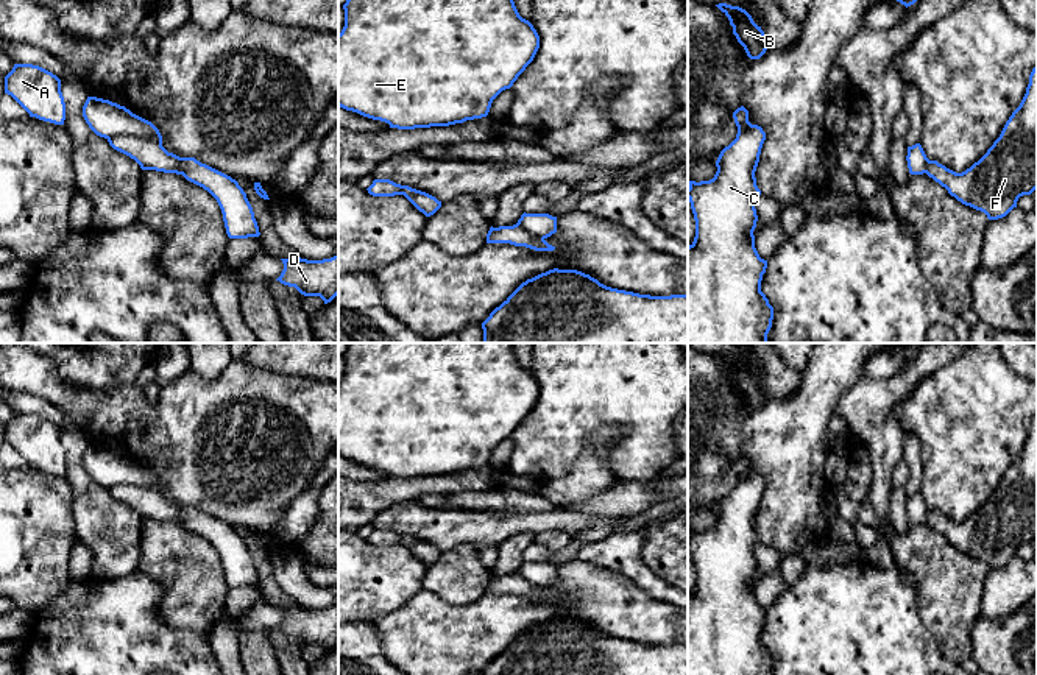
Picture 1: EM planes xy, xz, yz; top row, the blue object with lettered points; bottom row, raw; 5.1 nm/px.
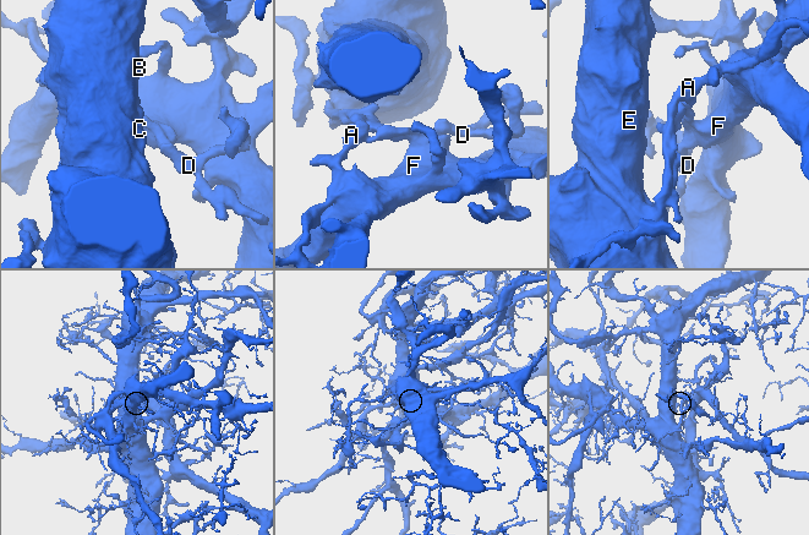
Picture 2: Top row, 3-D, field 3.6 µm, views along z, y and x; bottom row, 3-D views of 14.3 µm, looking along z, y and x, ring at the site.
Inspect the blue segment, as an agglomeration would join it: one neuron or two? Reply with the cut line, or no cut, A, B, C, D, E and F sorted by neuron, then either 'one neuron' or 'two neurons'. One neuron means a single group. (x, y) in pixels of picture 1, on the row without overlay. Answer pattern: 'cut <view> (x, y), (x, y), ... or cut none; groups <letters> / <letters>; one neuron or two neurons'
cut xy (108, 487), (117, 484), (144, 485), (161, 494); groups A B C D E / F; two neurons

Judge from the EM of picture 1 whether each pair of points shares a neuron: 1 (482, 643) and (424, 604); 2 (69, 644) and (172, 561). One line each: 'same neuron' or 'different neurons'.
1: same neuron
2: different neurons

